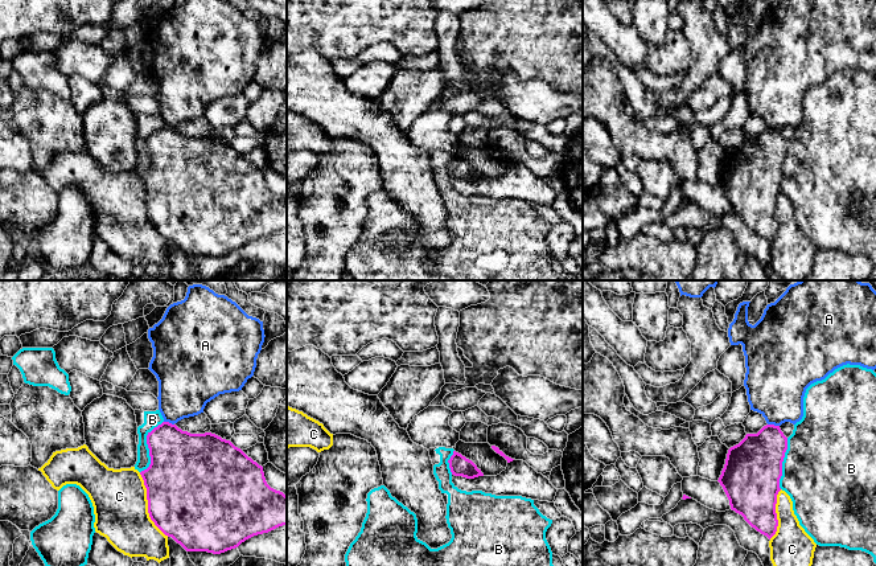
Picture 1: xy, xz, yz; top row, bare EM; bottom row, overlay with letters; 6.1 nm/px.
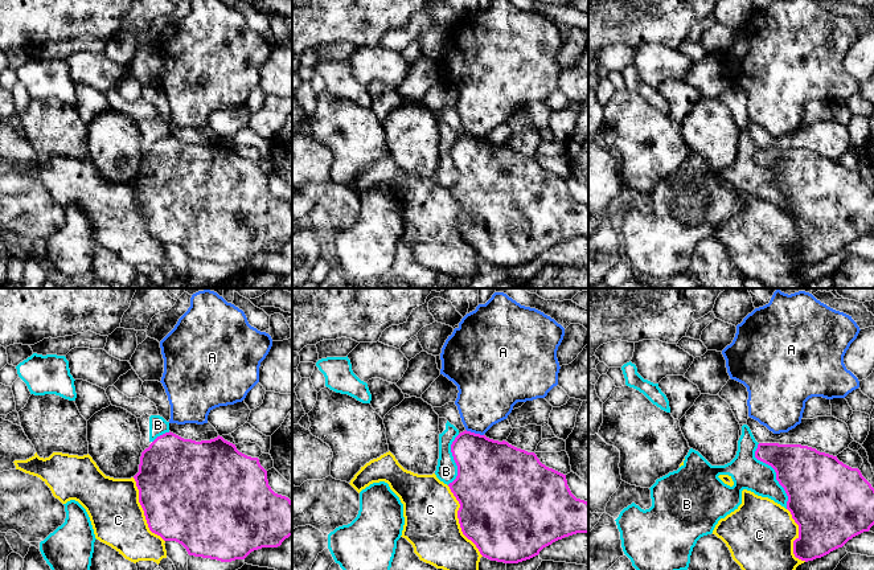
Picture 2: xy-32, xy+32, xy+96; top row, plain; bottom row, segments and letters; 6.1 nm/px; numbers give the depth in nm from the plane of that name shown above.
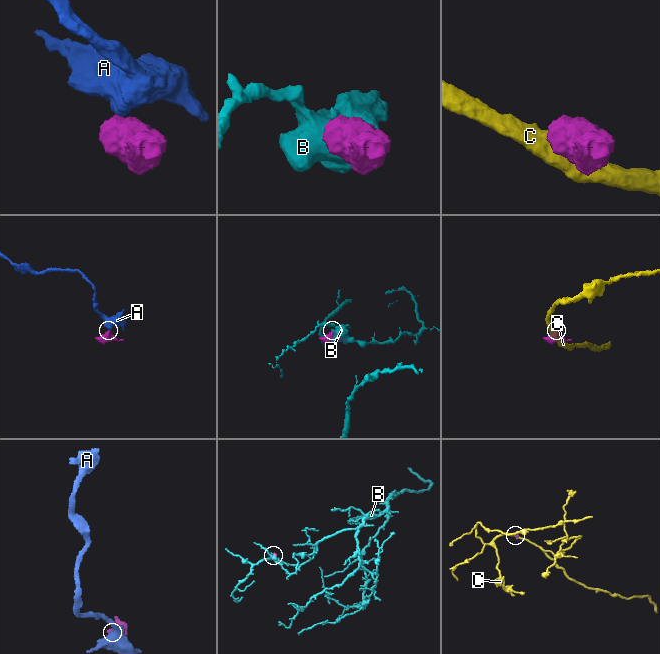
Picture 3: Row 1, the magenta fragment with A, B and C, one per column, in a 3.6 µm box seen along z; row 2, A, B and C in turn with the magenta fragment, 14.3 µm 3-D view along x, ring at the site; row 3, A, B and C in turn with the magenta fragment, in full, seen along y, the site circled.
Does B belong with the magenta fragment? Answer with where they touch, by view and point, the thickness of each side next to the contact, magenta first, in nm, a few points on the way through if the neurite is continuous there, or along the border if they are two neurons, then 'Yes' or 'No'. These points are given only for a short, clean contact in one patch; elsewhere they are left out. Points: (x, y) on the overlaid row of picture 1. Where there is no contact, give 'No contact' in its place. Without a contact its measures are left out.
Touches magenta at xy (148, 447). Thickness 420 nm (magenta) against 100 nm. No

